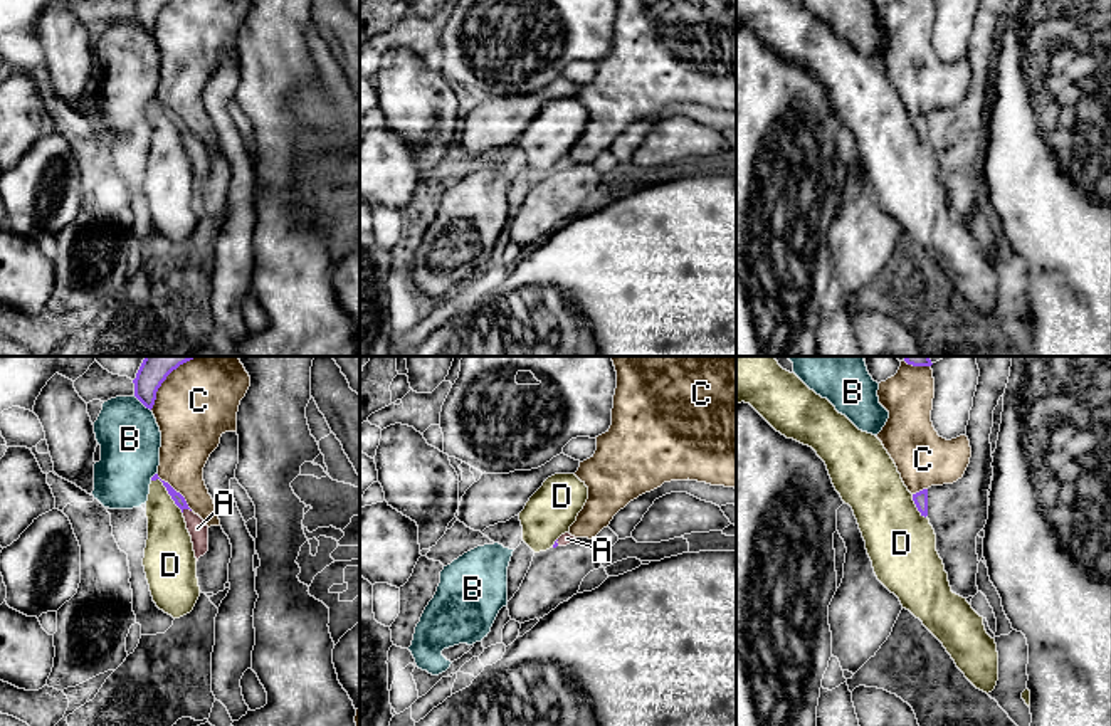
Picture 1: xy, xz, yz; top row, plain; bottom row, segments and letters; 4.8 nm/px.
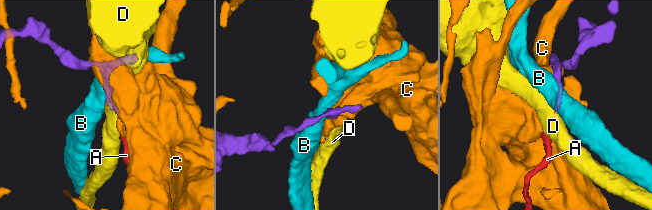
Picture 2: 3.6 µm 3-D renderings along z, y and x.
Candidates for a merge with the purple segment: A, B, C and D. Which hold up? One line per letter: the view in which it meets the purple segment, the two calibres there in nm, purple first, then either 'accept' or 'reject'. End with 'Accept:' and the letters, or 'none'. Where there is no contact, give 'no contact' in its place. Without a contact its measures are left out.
A: xy | 50/90 nm | accept
B: xy | 170/300 nm | reject
C: xy | 50/260 nm | reject
D: xy | 50/220 nm | reject
Accept: A

